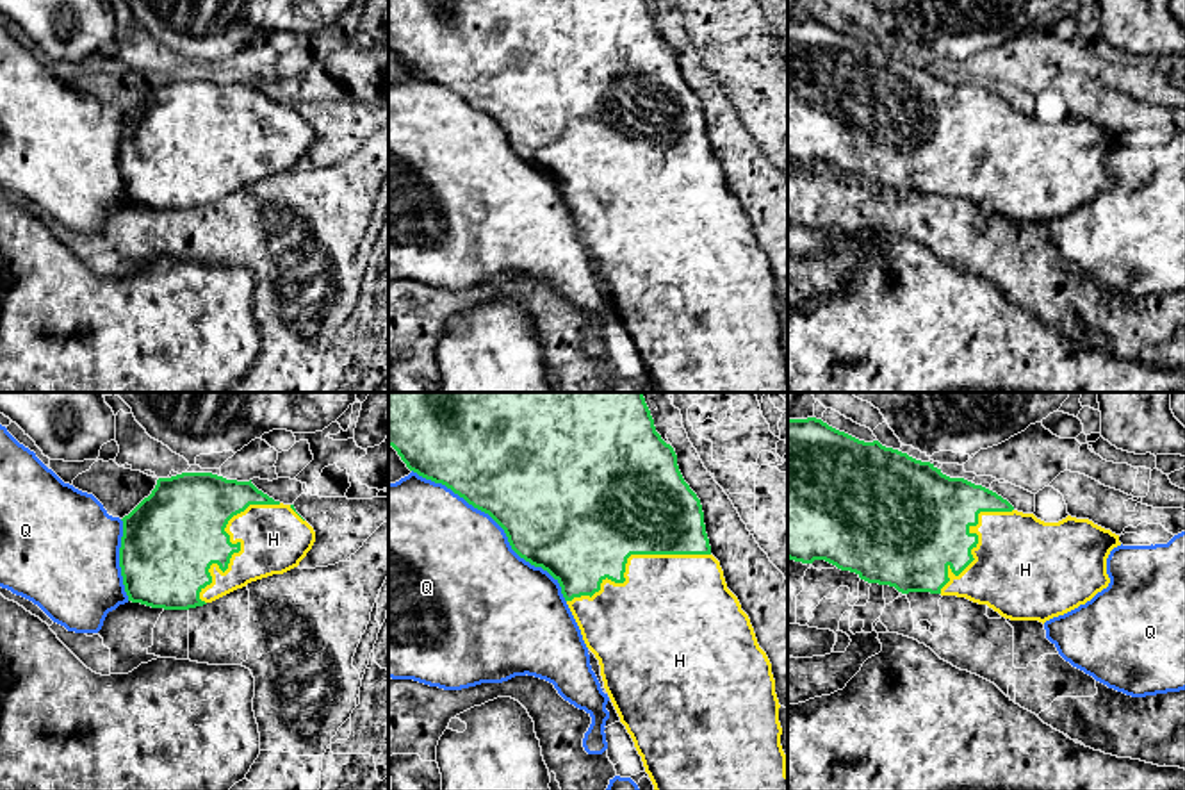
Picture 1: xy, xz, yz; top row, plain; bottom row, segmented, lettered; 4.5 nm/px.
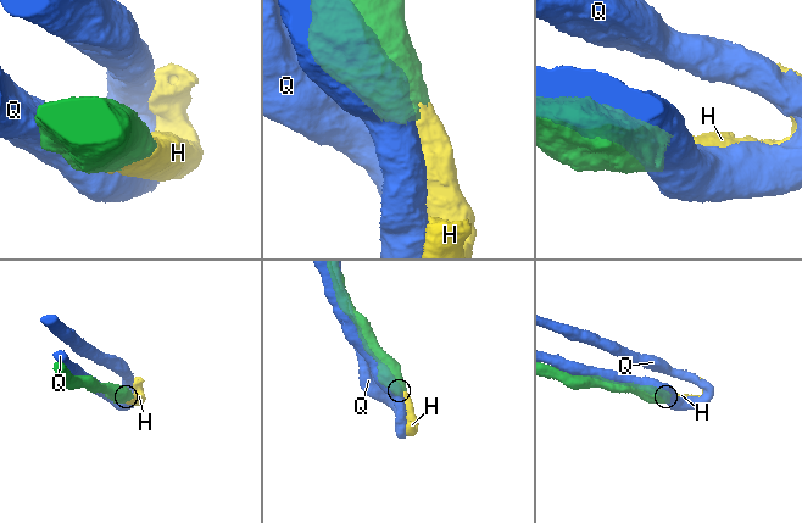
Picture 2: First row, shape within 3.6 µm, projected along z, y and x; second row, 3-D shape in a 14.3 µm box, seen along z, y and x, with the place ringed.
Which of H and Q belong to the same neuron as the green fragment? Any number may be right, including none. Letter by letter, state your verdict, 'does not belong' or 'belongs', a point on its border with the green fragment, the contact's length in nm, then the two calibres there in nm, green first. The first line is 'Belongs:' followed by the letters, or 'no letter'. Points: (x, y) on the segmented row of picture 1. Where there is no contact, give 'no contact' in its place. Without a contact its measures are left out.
Belongs: H
H: belongs; meets green in xy at (237, 543); contact 550 nm long; 360 nm thick on the green side, 300 nm on the other
Q: does not belong; meets green in xz at (499, 525); contact 900 nm long; 500 nm thick on the green side, 500 nm on the other

